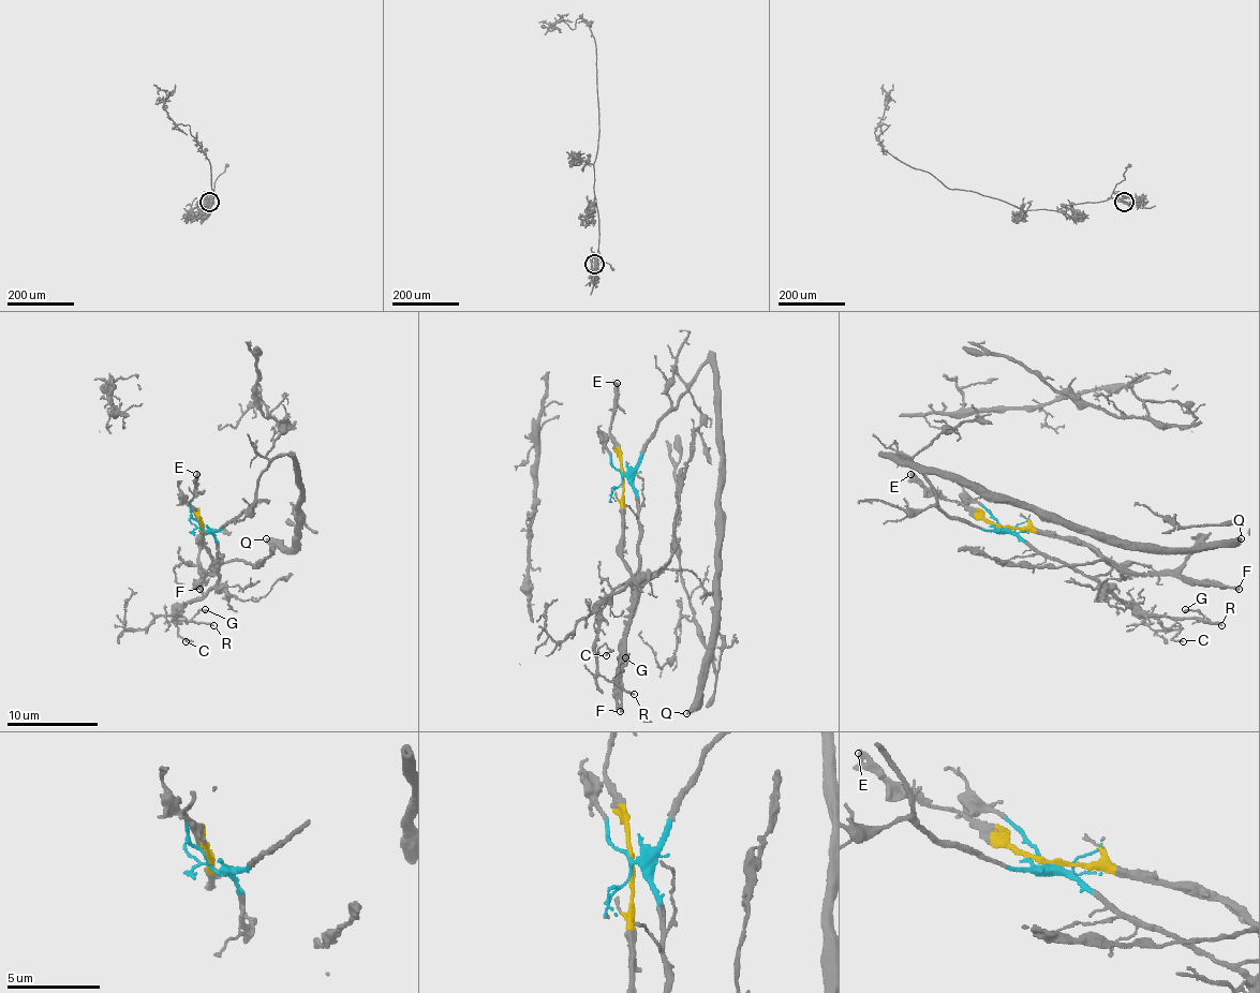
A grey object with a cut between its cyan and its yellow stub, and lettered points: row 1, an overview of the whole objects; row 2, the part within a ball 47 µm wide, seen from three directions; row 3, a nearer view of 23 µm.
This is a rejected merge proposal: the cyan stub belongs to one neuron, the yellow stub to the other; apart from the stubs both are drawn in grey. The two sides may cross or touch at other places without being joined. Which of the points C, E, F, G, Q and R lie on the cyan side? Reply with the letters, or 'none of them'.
C, G, Q, R

